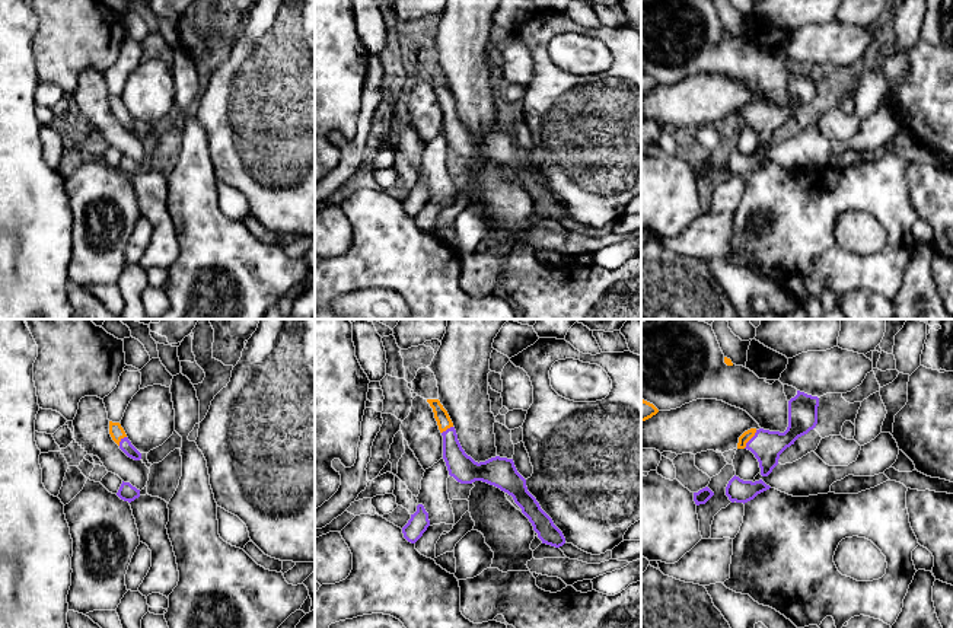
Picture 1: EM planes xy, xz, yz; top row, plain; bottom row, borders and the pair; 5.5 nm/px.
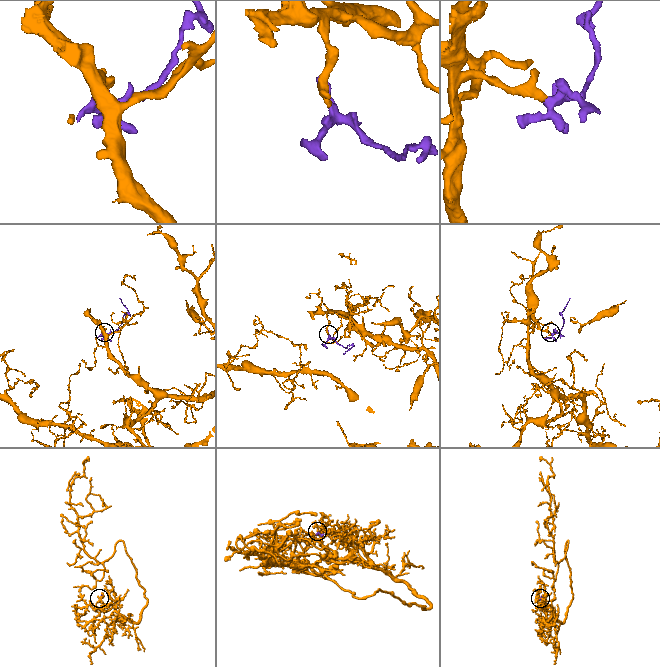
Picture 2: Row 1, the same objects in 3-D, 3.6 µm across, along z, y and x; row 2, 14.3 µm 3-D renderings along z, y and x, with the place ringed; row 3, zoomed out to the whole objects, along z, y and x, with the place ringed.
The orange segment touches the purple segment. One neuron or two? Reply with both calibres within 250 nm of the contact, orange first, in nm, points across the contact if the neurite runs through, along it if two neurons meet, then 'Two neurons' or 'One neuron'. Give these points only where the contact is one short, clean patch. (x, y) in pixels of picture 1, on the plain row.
Thickness 60 nm (orange) against 170 nm. Path across: yz (746, 110), (751, 111), (767, 120). One neuron

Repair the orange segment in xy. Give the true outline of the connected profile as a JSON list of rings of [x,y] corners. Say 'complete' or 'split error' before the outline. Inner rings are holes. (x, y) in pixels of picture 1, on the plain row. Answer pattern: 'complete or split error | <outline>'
split error | [[[109,95],[109,108],[128,131],[134,134],[141,133],[141,127],[131,118],[119,96]]]

